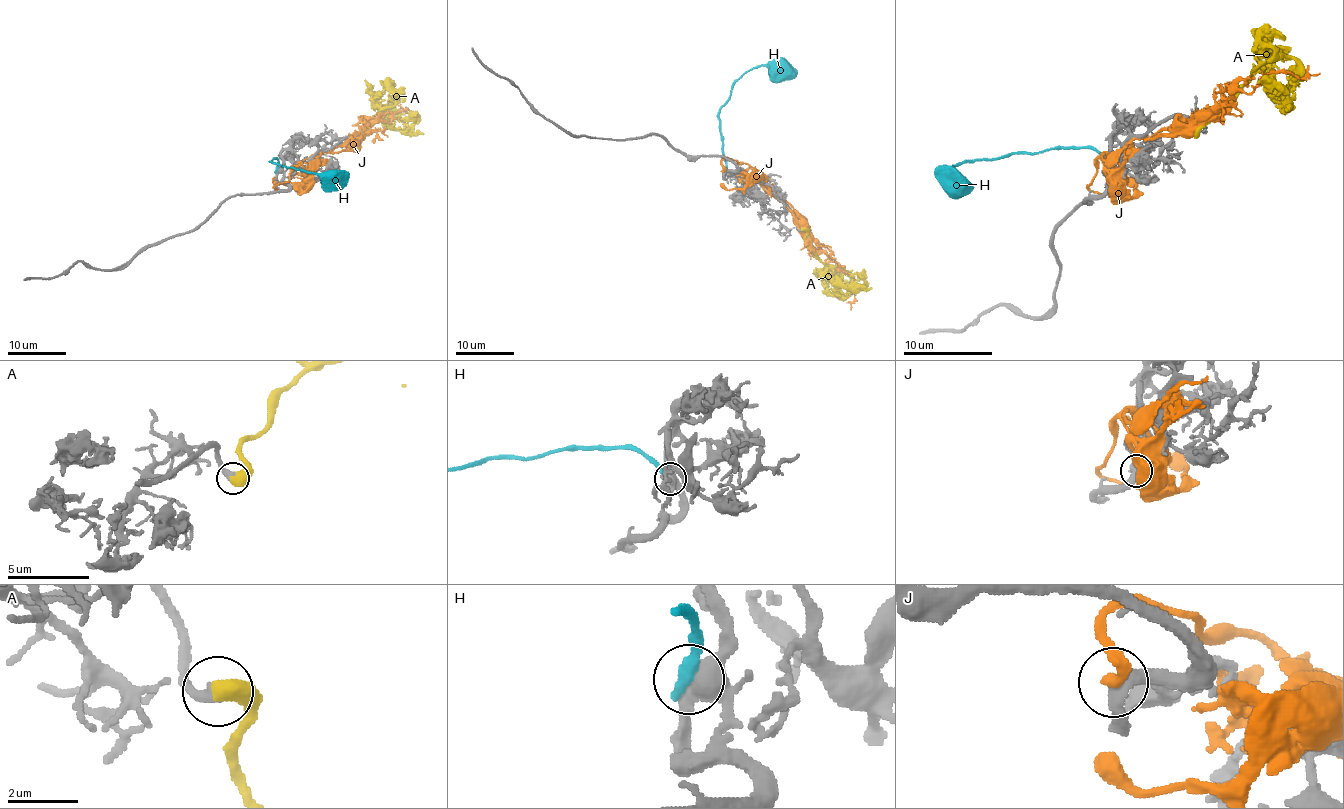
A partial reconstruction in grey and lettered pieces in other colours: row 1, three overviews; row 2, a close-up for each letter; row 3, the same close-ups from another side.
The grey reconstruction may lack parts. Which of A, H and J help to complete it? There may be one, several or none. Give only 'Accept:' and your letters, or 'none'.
Accept: A

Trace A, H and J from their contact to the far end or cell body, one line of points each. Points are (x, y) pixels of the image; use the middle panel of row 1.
A: (802, 229), (807, 232), (807, 246), (823, 262), (849, 275), (840, 295), (861, 289), (864, 281), (848, 273)
H: (725, 174), (719, 109), (729, 96), (730, 87), (744, 74), (761, 65), (773, 65), (795, 77)
J: (723, 171), (722, 161), (726, 158), (751, 165), (818, 251), (824, 251), (854, 279), (851, 310)

